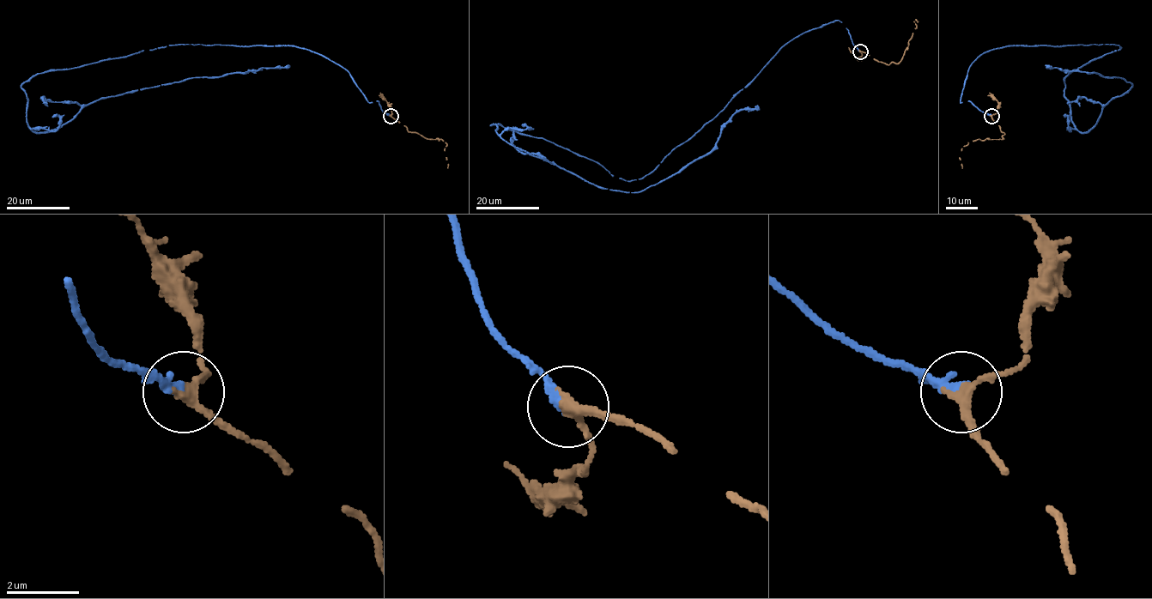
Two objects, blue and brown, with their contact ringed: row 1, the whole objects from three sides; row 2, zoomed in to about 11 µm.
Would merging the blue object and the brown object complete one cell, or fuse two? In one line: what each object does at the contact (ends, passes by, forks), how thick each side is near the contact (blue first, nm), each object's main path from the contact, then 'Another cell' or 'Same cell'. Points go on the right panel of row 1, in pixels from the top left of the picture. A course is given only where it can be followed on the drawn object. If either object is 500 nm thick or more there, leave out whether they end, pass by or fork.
At the ring blue ends. At the ring brown passes by. Thickness 300 nm (blue) against 280 nm. Course of blue: (991, 116), (961, 102), (971, 63), (991, 50), (1118, 45), (1065, 78), (1079, 131), (1132, 84), (1045, 64). Course of brown: (991, 116), (1004, 134), (1003, 138), (978, 139), (964, 146), (960, 157), (962, 168). Same cell

